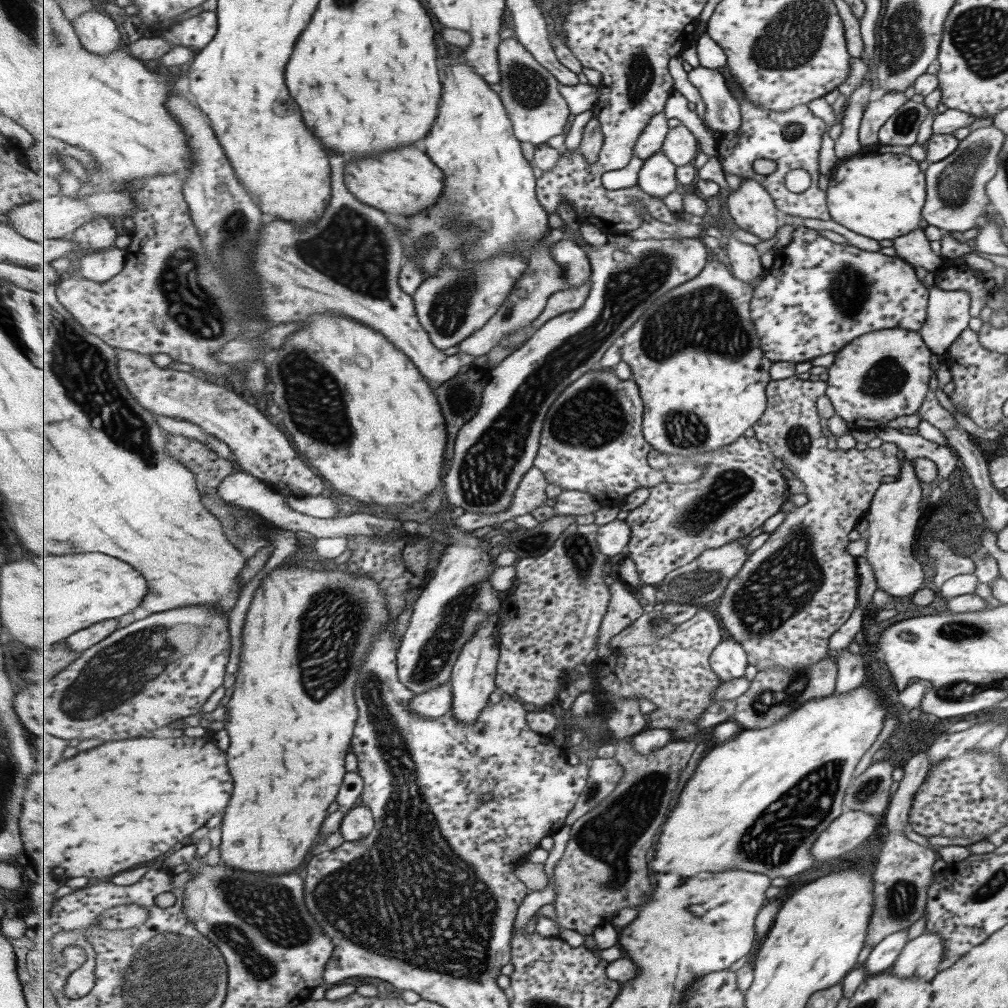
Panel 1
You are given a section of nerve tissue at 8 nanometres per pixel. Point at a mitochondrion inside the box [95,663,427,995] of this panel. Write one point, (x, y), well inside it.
(264, 919)

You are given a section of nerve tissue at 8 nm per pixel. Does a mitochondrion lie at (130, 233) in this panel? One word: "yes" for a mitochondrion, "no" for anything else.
no

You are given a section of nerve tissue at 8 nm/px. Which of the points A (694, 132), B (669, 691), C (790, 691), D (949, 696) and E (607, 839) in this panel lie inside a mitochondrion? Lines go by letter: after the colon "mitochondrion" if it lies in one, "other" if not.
A: other
B: other
C: mitochondrion
D: mitochondrion
E: mitochondrion

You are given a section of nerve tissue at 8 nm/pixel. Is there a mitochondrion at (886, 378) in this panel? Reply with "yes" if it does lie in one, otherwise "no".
yes

